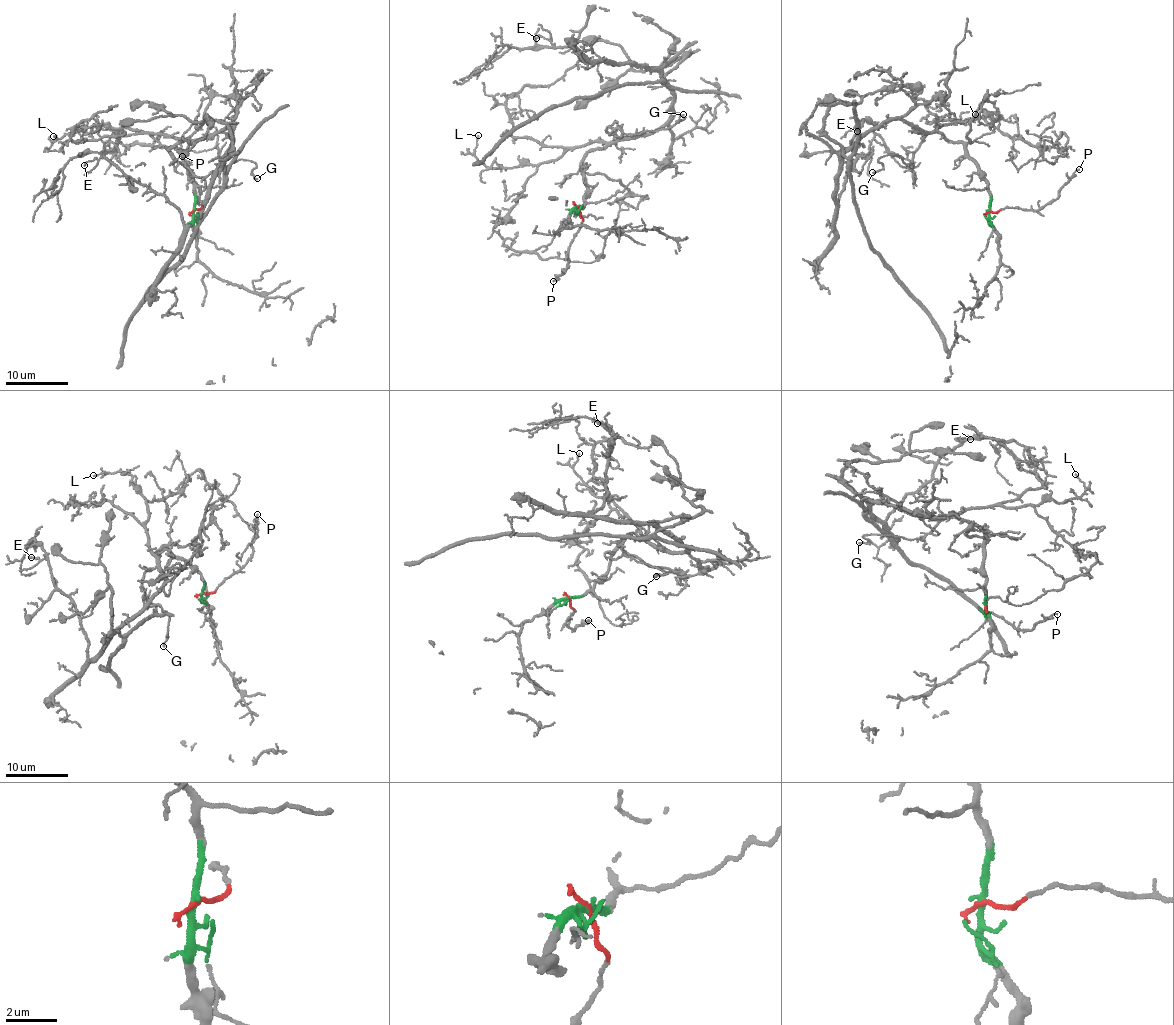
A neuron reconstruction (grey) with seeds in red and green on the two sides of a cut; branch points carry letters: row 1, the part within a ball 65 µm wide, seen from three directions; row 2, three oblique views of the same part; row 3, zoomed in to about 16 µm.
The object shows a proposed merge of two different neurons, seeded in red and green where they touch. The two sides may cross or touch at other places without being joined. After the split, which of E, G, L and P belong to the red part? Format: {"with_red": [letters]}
{"with_red": ["P"]}

